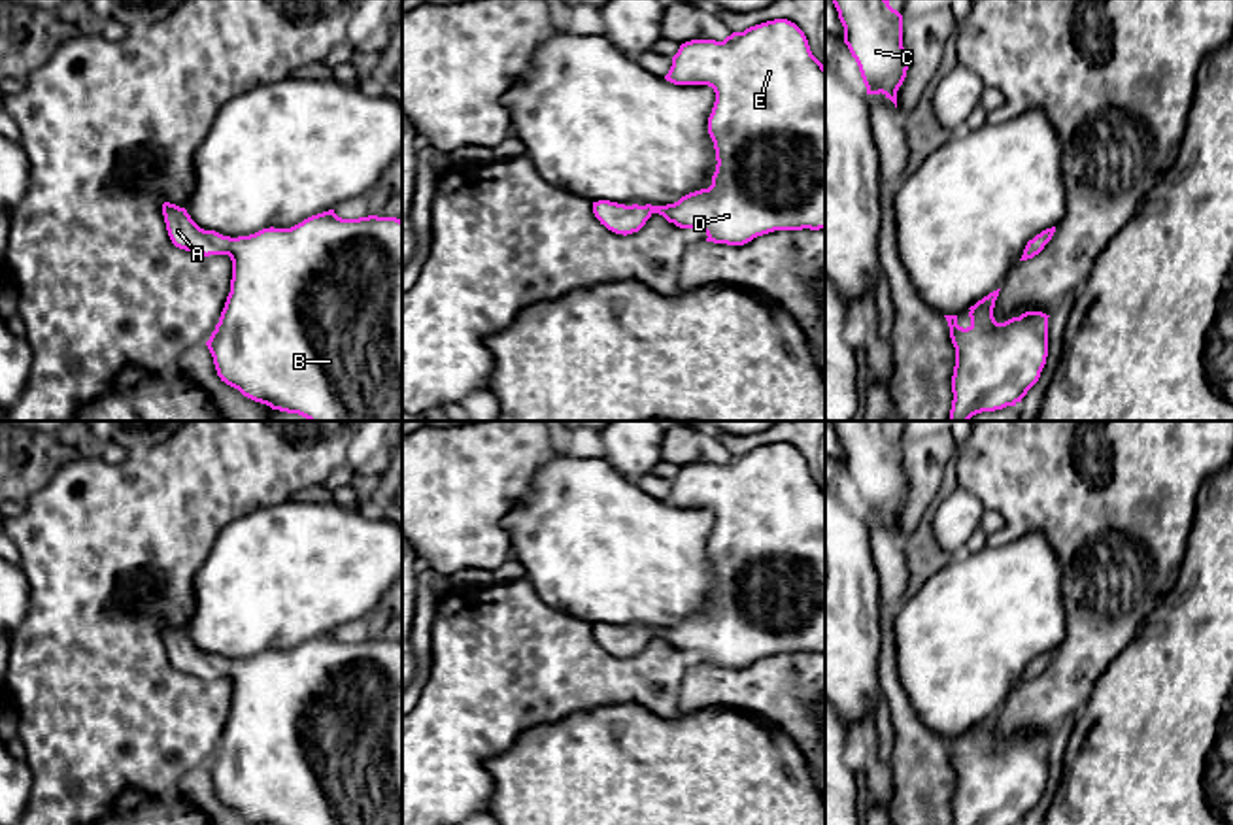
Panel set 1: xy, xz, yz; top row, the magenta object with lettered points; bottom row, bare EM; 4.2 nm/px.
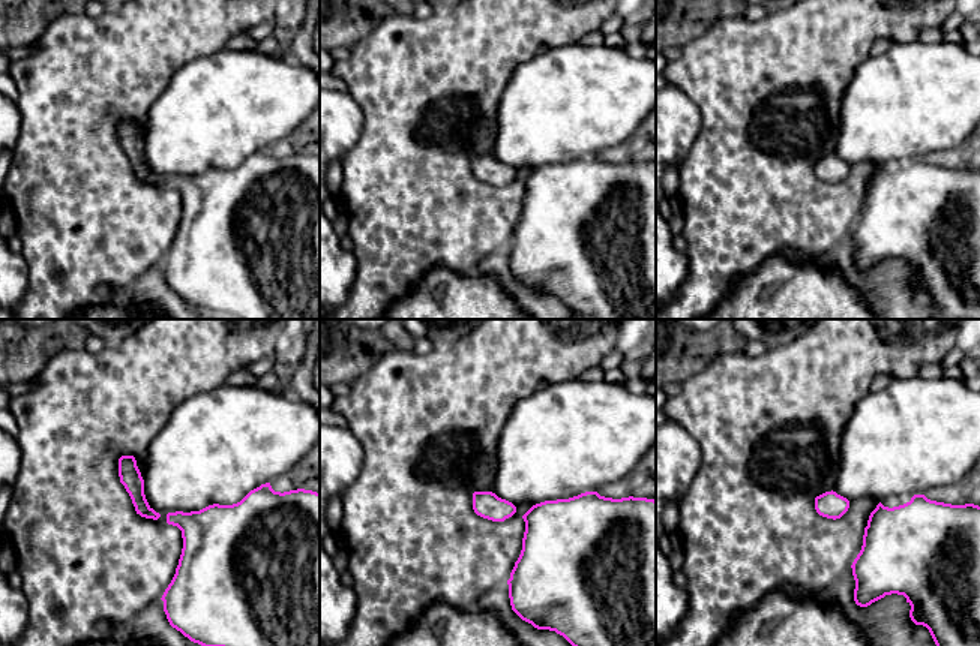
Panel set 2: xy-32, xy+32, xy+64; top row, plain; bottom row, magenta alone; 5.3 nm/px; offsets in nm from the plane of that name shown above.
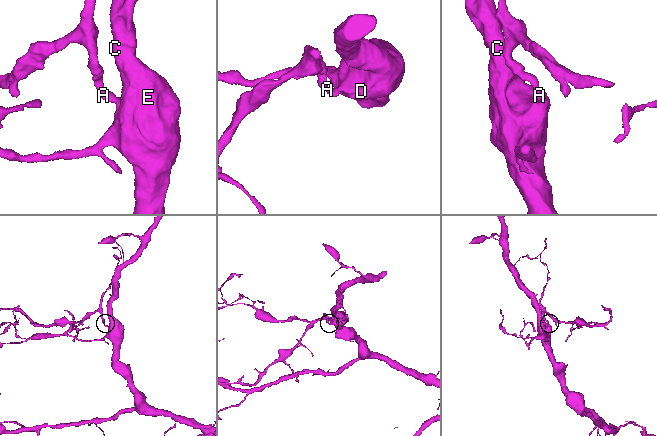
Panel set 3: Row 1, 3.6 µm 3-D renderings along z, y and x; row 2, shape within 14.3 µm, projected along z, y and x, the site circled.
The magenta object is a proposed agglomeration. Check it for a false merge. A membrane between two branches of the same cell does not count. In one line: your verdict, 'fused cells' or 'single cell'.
single cell

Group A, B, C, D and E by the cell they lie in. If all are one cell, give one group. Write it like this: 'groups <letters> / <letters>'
groups A B C D E

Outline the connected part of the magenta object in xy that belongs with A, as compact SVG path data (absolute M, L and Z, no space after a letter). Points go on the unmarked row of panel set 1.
M164 625L162 638L179 672L228 678L230 716L206 765L217 799L255 825L402 825L402 644L397 640L342 642L334 632L291 651L262 651L249 659L223 659L200 651L185 631Z

